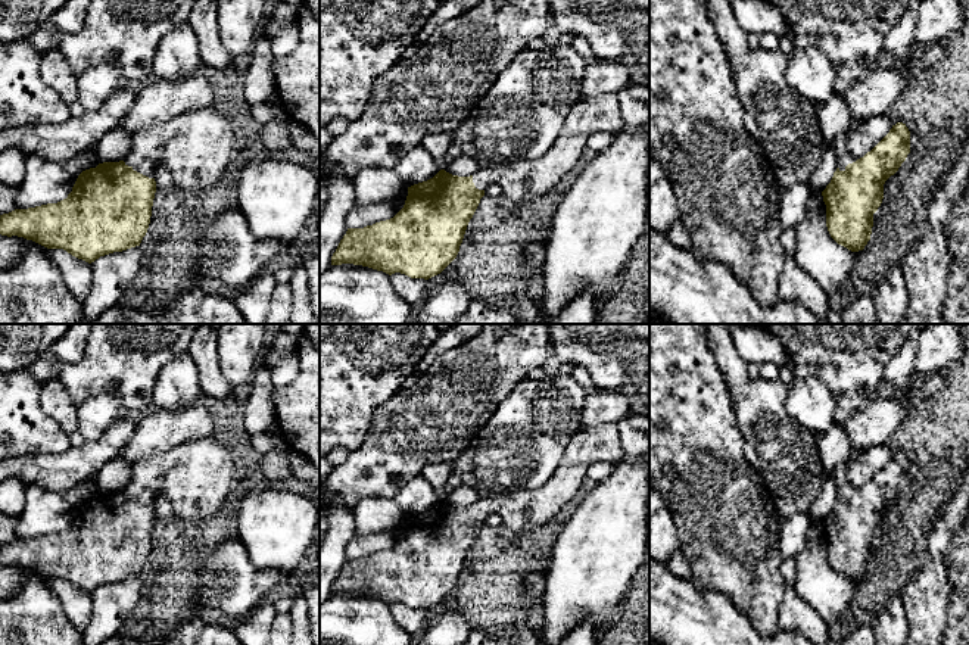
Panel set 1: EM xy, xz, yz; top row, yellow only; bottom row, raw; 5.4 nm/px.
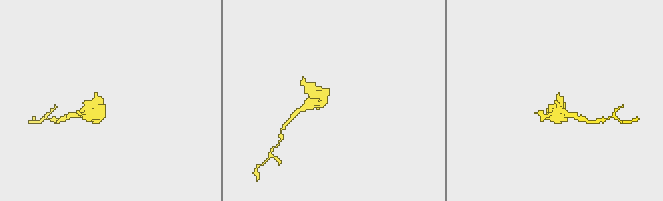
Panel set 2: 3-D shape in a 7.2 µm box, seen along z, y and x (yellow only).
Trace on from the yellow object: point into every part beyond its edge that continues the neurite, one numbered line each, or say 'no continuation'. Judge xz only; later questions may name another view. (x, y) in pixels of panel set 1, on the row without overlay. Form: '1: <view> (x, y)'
1: xz (527, 510)

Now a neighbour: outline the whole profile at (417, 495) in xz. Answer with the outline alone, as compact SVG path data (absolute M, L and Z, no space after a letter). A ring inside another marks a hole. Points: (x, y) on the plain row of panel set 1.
M420 474L411 479L395 496L396 504L408 518L433 508L439 501L436 489Z

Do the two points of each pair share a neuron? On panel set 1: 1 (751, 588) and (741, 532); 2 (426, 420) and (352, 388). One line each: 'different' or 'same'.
1: same
2: different

